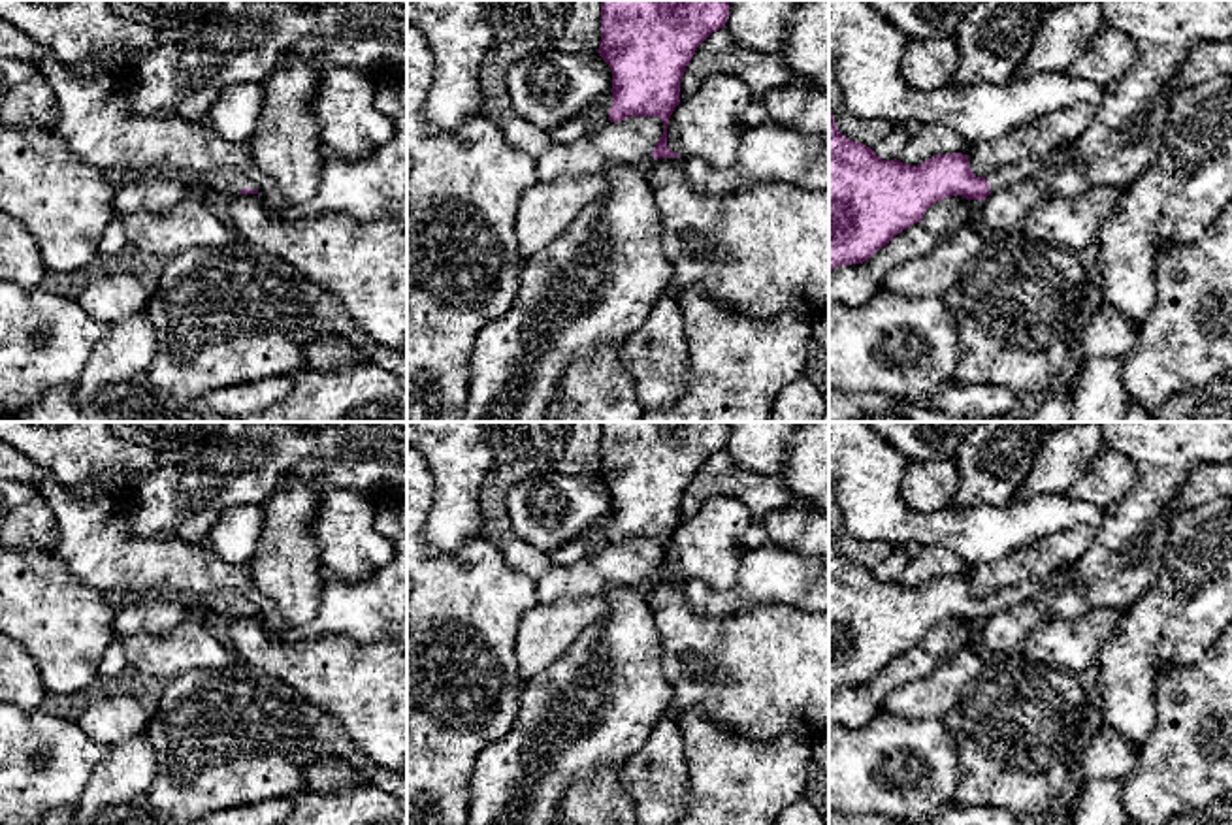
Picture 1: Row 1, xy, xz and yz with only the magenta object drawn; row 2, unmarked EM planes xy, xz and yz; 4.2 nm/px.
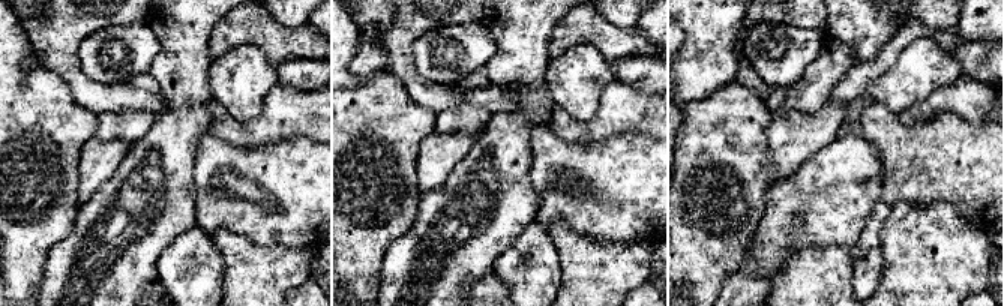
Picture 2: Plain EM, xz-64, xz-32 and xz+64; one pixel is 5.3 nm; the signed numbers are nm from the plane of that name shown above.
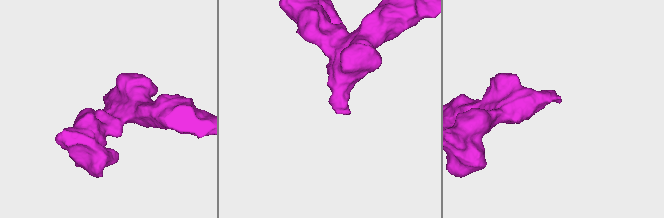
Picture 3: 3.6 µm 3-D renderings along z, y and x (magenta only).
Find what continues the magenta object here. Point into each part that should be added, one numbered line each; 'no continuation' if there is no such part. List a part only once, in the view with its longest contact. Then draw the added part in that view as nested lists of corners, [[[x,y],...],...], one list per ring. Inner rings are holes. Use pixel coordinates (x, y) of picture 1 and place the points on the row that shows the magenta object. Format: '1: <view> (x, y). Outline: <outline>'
1: xy (226, 183). Outline: [[[222,168],[194,179],[198,188],[215,190],[222,200],[237,196],[243,188],[258,190],[256,185],[234,168]]]

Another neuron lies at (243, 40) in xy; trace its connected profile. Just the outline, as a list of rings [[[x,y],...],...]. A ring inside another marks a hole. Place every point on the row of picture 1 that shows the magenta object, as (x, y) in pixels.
[[[224,0],[215,11],[166,34],[154,51],[141,57],[126,77],[126,111],[168,111],[202,122],[226,87],[266,83],[284,55],[305,38],[324,41],[320,89],[315,96],[324,145],[347,160],[371,154],[394,132],[394,119],[375,105],[373,75],[407,64],[407,0],[330,0],[320,8],[301,8],[290,0]]]

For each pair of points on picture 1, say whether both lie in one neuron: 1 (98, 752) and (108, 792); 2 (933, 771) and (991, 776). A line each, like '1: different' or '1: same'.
1: different
2: different

